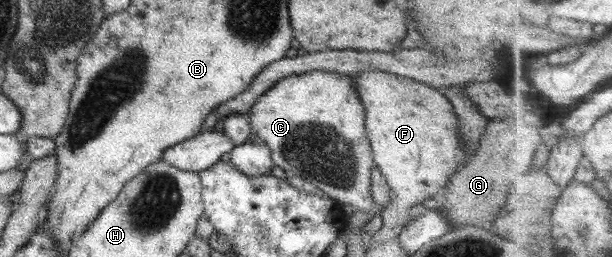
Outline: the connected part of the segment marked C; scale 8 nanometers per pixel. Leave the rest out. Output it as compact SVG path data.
M311 71L285 77L258 96L250 112L252 132L270 148L275 165L308 179L345 209L357 206L374 216L381 214L386 205L375 203L370 191L375 164L365 132L365 107L351 75Z

